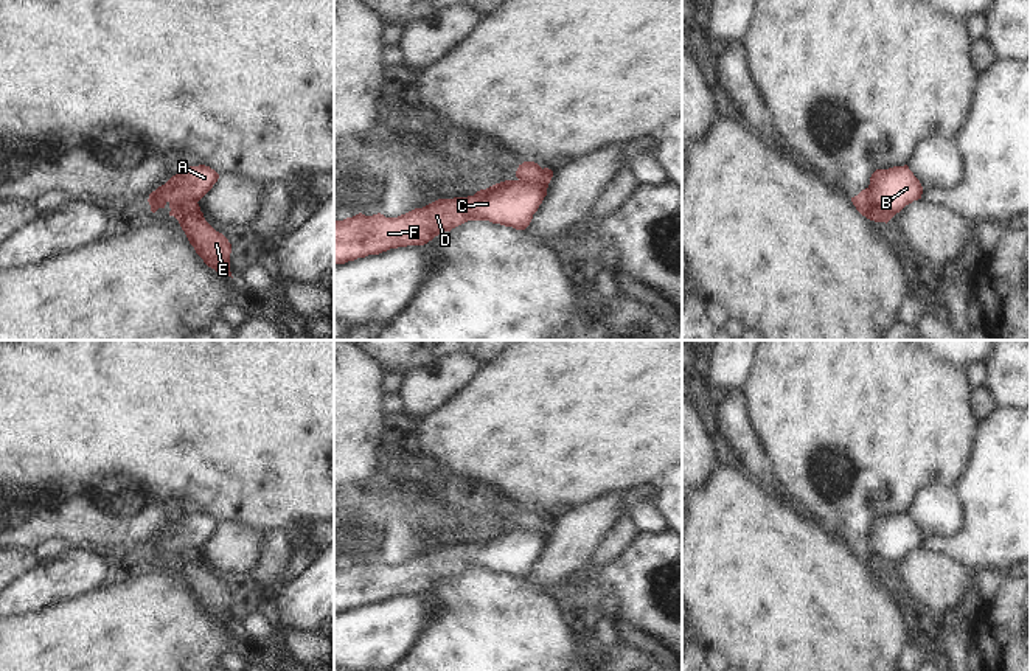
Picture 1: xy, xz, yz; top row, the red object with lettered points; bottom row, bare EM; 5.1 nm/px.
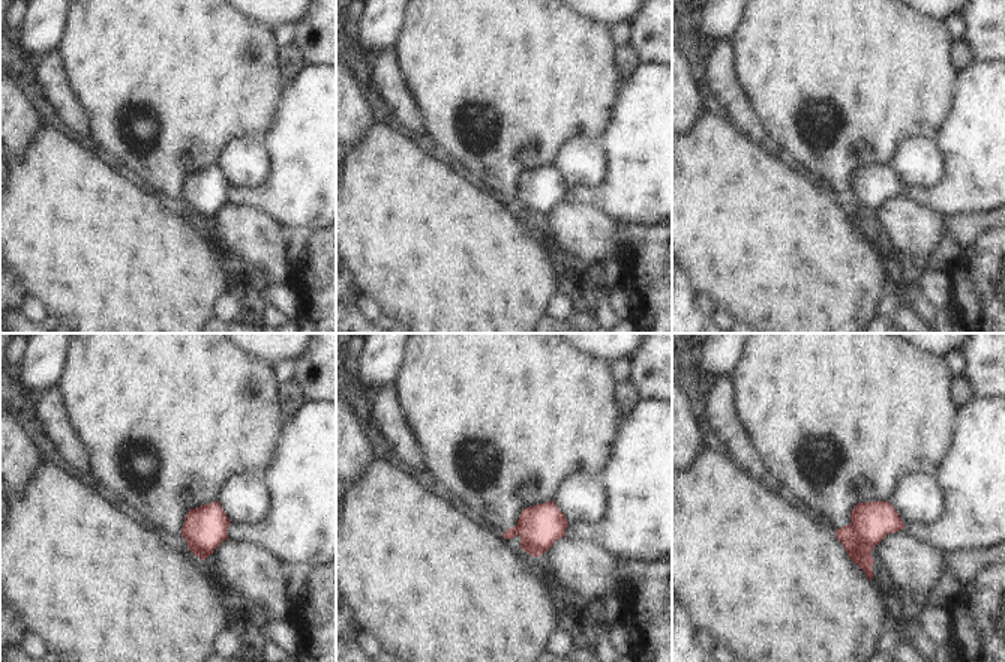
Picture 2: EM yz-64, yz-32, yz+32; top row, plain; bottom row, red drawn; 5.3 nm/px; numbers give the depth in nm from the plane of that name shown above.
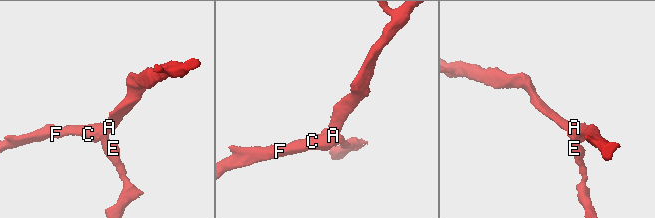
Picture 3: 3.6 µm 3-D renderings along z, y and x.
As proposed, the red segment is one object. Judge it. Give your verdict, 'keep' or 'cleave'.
cleave

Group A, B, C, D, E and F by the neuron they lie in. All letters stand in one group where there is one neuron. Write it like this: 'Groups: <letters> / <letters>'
Groups: A B C D F / E

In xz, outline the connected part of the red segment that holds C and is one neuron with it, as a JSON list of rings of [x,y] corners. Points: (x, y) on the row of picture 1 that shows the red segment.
[[[544,168],[541,183],[525,183],[522,180],[505,180],[486,189],[477,191],[474,196],[438,199],[423,208],[415,208],[398,217],[385,217],[378,213],[365,216],[362,213],[334,222],[334,264],[345,264],[368,255],[379,255],[390,249],[407,245],[424,245],[435,236],[451,231],[468,221],[489,221],[516,230],[525,230],[533,214],[538,211],[547,196],[548,183],[553,171]]]

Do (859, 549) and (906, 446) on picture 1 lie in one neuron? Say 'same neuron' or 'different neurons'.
same neuron

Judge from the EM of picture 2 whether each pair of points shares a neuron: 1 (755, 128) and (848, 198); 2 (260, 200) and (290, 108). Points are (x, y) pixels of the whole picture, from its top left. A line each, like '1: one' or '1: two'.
1: two
2: one

